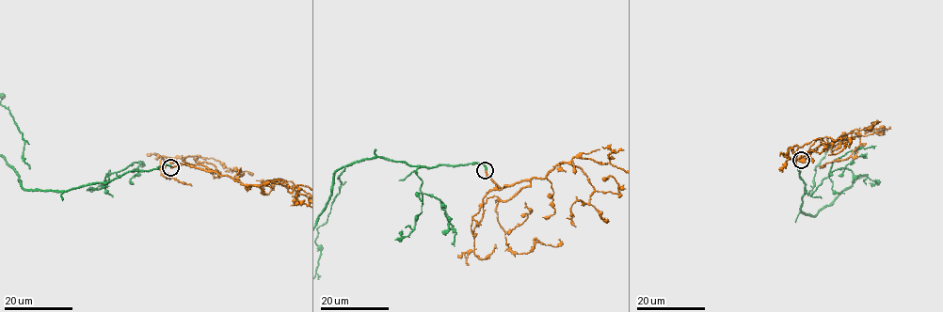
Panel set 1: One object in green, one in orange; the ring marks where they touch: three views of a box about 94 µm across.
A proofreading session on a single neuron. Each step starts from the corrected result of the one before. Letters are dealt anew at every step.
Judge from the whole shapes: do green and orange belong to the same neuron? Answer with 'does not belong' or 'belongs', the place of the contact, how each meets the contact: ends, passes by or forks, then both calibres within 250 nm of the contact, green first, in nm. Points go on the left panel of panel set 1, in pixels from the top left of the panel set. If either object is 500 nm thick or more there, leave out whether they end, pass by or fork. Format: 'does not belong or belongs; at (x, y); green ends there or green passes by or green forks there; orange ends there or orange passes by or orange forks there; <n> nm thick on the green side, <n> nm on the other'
belongs; at (170, 167); green ends there; orange ends there; 280 nm thick on the green side, 280 nm on the other

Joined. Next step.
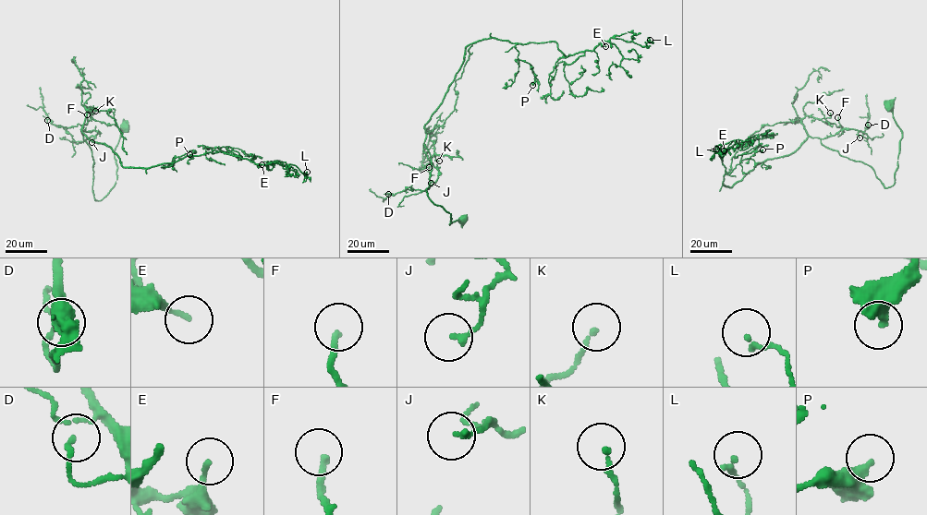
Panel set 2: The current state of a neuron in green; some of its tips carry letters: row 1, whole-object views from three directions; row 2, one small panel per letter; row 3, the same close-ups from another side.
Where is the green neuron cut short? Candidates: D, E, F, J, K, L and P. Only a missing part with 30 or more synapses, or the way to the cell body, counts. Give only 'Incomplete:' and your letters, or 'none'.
Incomplete: none

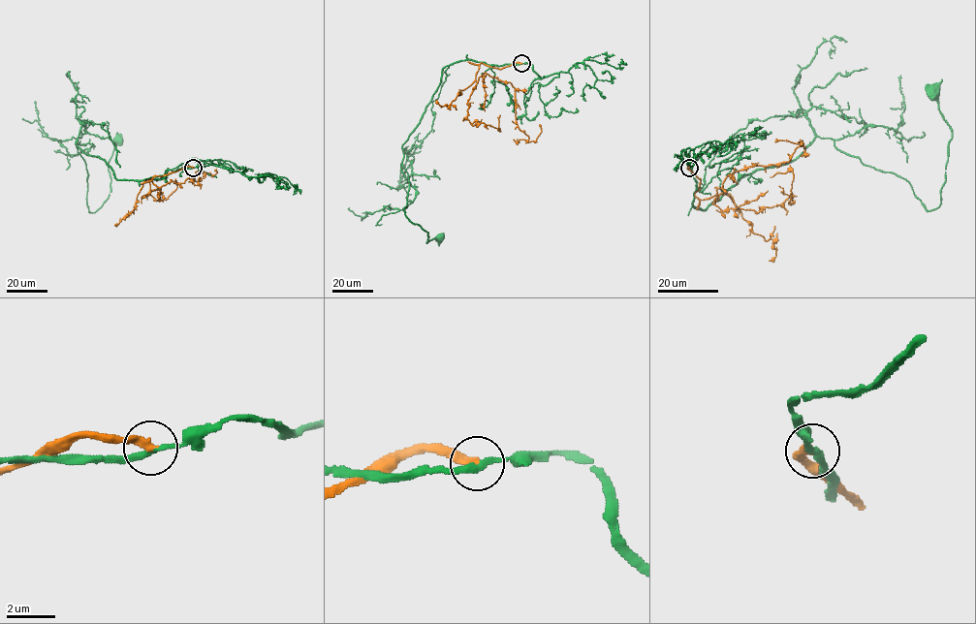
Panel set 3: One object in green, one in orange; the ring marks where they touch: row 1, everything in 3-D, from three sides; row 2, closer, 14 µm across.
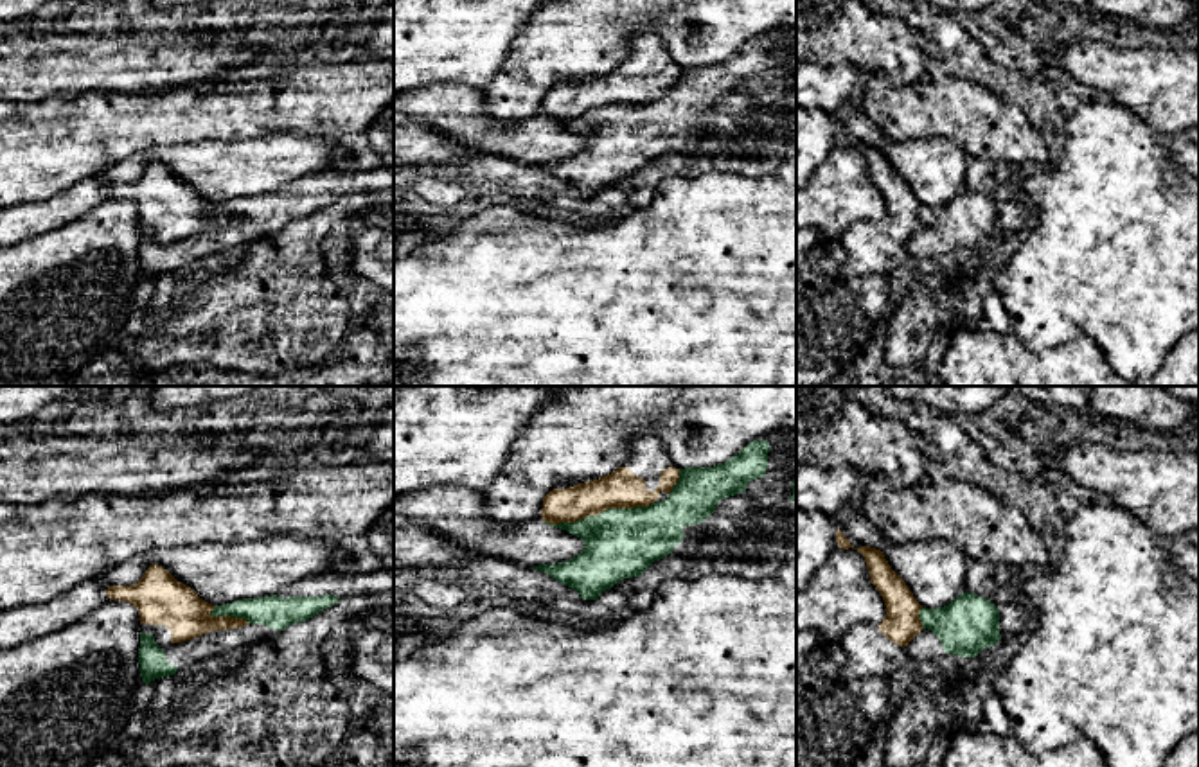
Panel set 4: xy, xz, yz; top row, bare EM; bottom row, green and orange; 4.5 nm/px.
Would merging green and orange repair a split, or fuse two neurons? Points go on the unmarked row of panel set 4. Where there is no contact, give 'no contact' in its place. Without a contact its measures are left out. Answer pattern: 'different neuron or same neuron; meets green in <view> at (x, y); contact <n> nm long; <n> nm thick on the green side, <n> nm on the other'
different neuron; meets green in xz at (601, 110); contact 500 nm long; 320 nm thick on the green side, 170 nm on the other

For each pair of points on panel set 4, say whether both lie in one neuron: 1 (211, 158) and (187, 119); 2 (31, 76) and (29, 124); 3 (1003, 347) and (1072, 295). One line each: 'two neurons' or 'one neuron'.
1: two neurons
2: two neurons
3: two neurons

